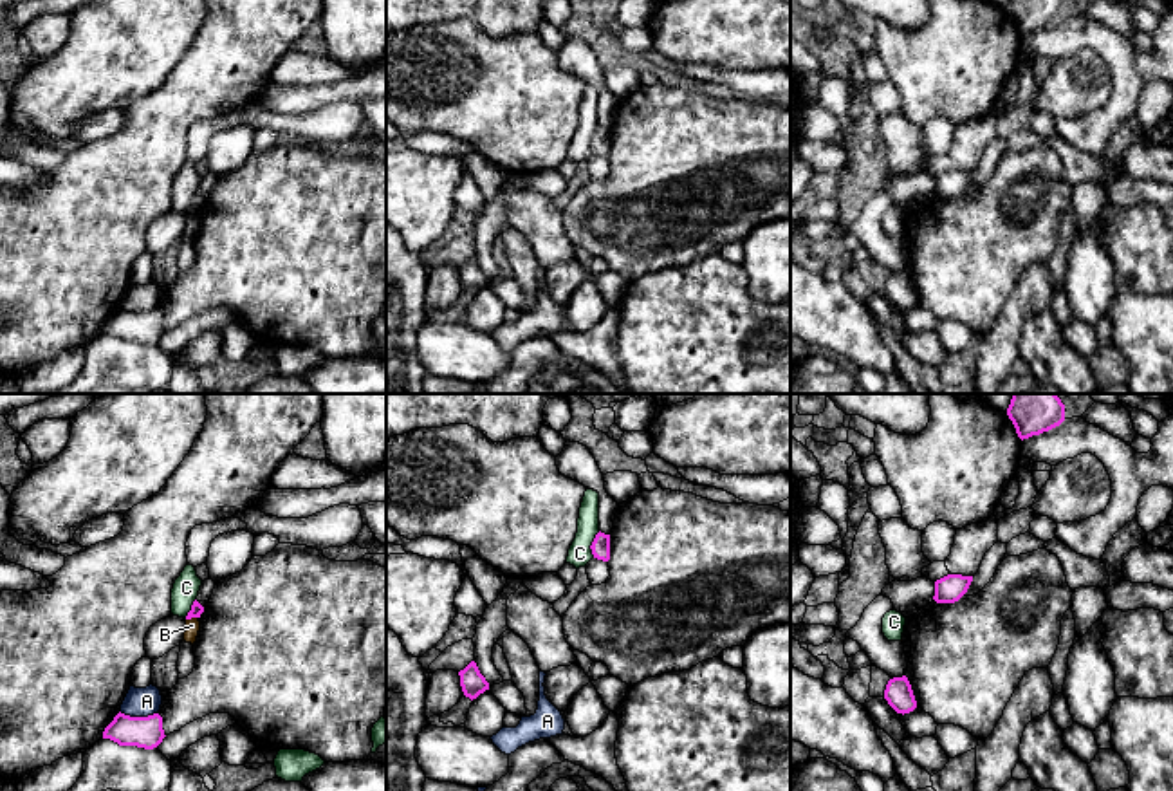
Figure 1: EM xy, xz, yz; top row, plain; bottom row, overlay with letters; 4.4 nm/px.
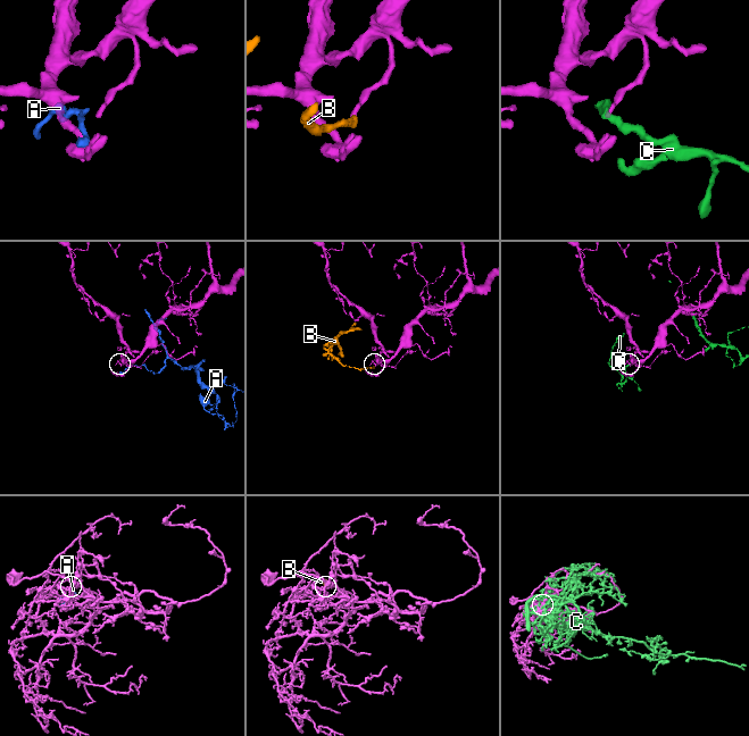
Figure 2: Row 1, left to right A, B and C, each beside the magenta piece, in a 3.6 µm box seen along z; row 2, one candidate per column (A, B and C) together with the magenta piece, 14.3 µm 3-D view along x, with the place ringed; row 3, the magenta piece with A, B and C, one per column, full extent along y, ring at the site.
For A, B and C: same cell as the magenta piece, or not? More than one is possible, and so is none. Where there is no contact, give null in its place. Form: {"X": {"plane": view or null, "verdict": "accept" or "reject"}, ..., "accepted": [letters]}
{"A": {"plane": "xy", "verdict": "reject"}, "B": {"plane": "xy", "verdict": "reject"}, "C": {"plane": "xz", "verdict": "reject"}, "accepted": []}

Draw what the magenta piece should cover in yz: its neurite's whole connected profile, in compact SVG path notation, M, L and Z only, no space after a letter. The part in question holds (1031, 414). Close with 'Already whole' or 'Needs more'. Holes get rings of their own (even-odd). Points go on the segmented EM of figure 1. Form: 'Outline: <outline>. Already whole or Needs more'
Outline: M1012 394L1007 415L1023 441L1059 426L1065 405L1056 394Z. Already whole

